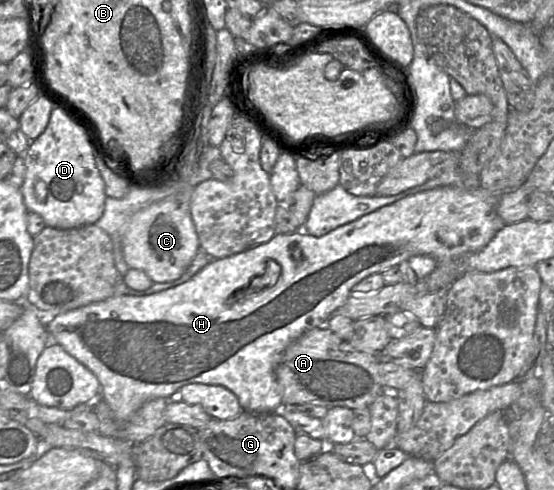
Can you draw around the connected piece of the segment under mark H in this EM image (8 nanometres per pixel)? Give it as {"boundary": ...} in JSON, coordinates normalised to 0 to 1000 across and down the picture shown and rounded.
{"boundary":[[[814,380],[789,382],[735,400],[706,418],[684,424],[635,453],[612,461],[583,482],[563,482],[547,469],[496,478],[480,496],[457,502],[406,527],[383,529],[345,569],[321,584],[260,604],[226,600],[199,606],[105,641],[90,649],[81,667],[90,686],[90,696],[108,702],[175,769],[182,788],[182,812],[195,824],[208,855],[217,865],[229,863],[264,818],[278,812],[305,812],[329,788],[347,782],[408,790],[428,808],[433,829],[446,843],[491,843],[507,835],[509,822],[509,794],[498,773],[496,753],[513,716],[529,696],[556,673],[587,663],[594,649],[634,604],[637,584],[671,559],[690,557],[697,549],[718,543],[726,533],[735,533],[740,524],[751,520],[778,522],[789,533],[789,539],[796,539],[872,508],[895,476],[913,459],[895,433],[904,398],[908,396],[888,394],[866,382],[861,386],[832,386]]]}

